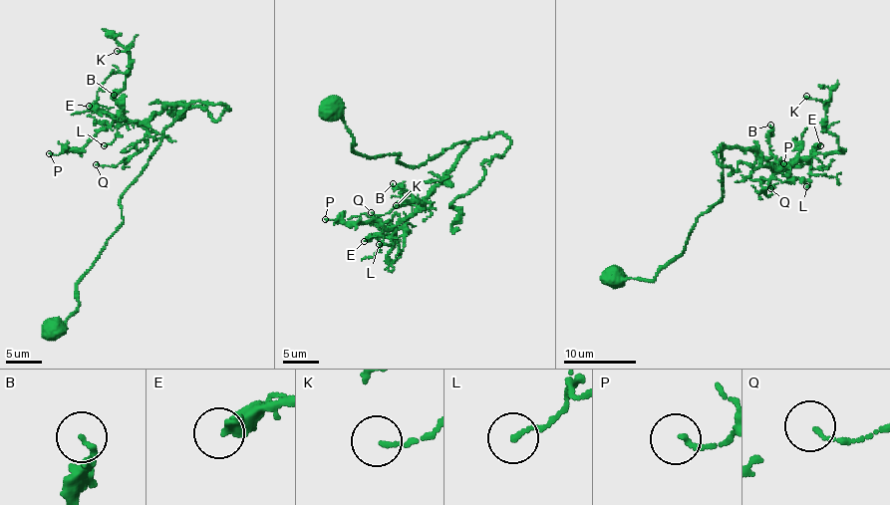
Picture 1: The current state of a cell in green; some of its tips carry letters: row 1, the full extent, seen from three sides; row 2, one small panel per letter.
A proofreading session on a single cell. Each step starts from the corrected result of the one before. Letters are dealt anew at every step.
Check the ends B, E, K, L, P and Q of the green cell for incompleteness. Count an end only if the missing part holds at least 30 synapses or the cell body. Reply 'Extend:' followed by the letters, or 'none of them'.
Extend: none of them

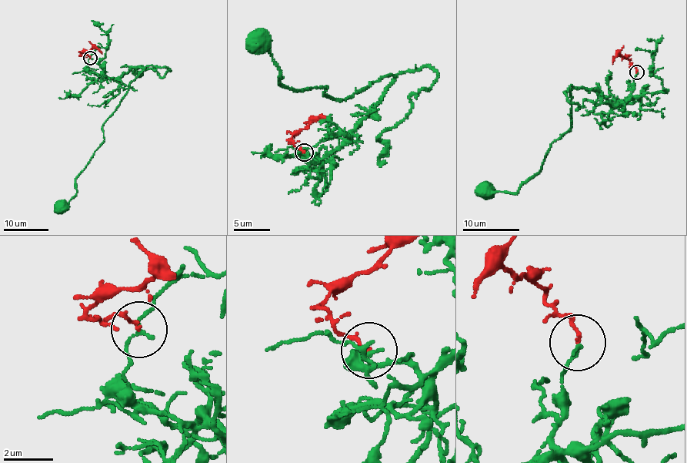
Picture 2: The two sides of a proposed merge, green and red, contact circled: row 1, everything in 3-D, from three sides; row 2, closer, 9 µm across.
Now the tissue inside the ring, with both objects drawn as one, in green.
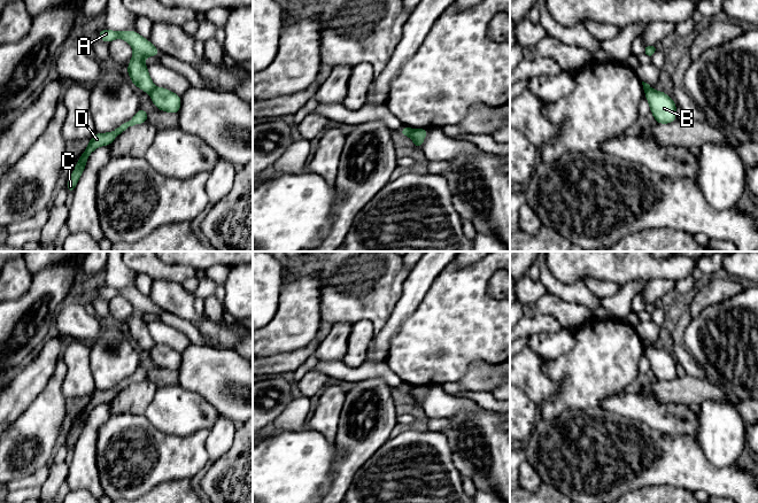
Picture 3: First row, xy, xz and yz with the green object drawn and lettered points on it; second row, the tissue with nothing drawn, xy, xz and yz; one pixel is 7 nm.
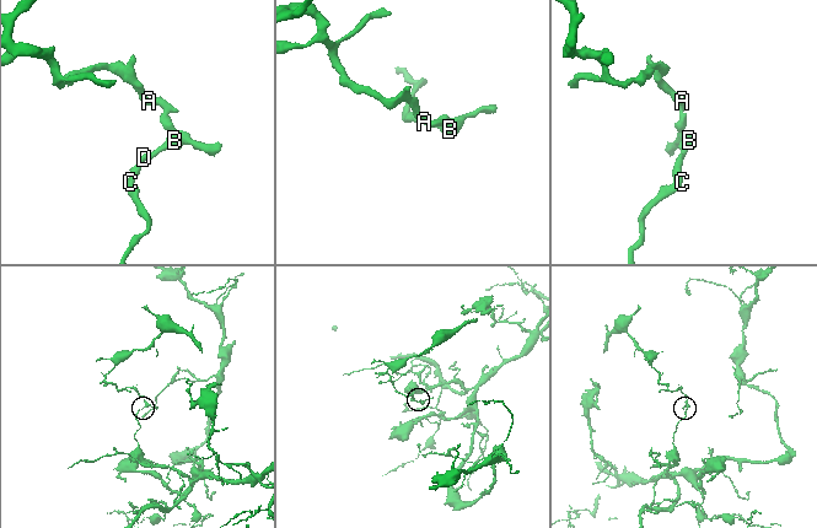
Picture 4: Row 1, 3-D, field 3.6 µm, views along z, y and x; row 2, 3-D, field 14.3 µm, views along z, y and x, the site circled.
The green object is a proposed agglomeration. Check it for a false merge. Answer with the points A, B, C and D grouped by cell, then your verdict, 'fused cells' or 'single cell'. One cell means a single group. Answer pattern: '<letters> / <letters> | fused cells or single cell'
A / B C D | fused cells

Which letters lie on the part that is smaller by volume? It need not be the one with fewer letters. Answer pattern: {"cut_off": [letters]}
{"cut_off": ["A"]}

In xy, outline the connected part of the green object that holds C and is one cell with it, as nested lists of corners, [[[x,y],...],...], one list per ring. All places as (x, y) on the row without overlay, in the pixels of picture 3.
[[[139,364],[137,371],[126,380],[122,381],[119,385],[115,386],[111,389],[101,390],[96,389],[93,395],[87,398],[87,404],[78,415],[78,419],[72,426],[72,432],[67,439],[67,450],[74,451],[76,443],[86,425],[88,413],[100,403],[110,403],[111,400],[129,384],[139,382],[148,379],[149,371],[142,365]]]

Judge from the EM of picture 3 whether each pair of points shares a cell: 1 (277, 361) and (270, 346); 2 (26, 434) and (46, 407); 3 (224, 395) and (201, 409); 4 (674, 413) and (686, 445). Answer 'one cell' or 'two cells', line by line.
1: two cells
2: one cell
3: two cells
4: two cells

